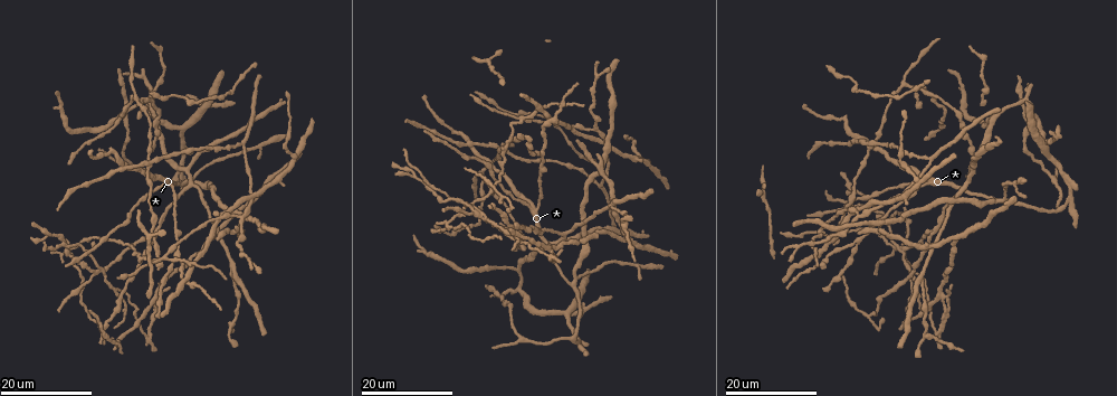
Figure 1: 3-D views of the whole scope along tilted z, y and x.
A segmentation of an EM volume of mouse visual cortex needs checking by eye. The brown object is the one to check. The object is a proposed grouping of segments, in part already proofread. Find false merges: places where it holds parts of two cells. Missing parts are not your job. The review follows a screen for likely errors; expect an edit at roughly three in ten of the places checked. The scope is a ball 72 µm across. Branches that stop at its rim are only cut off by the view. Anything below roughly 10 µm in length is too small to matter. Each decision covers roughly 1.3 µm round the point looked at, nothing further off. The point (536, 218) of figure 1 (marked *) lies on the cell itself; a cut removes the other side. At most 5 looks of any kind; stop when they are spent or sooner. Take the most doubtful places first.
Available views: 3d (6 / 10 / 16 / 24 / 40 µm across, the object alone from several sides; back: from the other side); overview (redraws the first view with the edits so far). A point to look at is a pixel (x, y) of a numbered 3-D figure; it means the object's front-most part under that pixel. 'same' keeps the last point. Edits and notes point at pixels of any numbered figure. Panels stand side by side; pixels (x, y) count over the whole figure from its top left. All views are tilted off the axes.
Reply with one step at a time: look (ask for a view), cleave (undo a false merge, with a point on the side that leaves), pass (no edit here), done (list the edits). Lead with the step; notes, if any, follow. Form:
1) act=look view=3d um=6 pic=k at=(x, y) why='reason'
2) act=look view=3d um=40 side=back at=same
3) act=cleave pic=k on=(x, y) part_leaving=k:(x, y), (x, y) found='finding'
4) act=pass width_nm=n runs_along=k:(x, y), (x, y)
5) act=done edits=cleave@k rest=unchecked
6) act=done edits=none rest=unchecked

act=look view=3d um=24 pic=1 at=(521, 120) why='four or more arms meet'

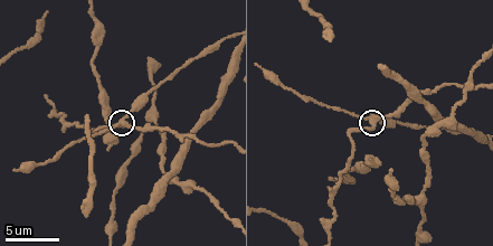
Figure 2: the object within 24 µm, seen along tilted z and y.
act=look view=3d um=6 pic=2 at=(123, 124)

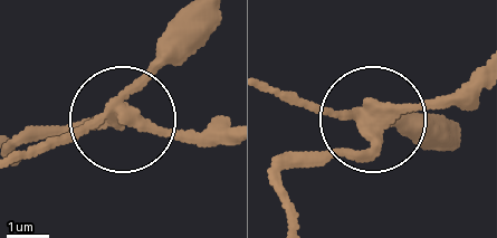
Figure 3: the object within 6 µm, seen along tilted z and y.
act=cleave pic=3 on=(175, 130) width_nm=330 part_leaving=3:(112, 114), (45, 124), (17, 141) found='two cells meet here'

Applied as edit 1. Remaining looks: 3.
act=look view=3d um=24 pic=1 at=(217, 221) why='four arms meet'

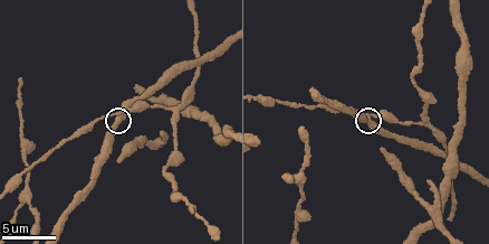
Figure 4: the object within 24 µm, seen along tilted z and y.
act=look view=3d um=6 pic=4 at=(117, 117)

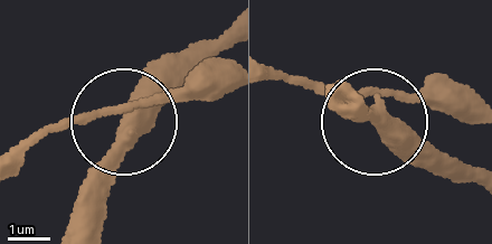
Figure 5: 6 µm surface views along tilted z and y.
act=pass arms=4 found='all the same cell'

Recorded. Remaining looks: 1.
act=done edits=cleave@3 rest=unchecked

